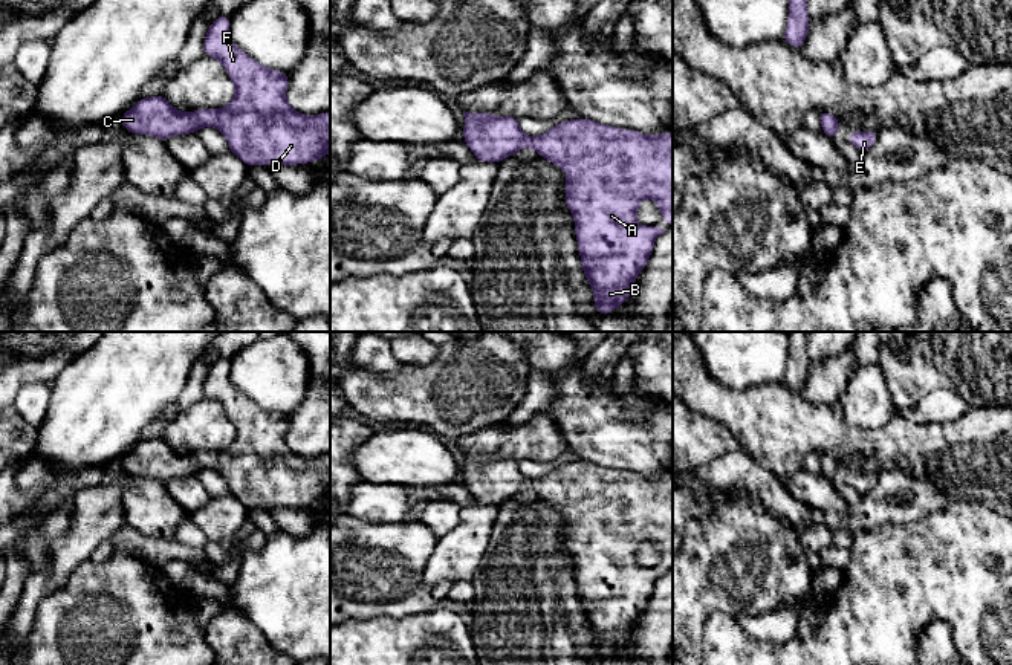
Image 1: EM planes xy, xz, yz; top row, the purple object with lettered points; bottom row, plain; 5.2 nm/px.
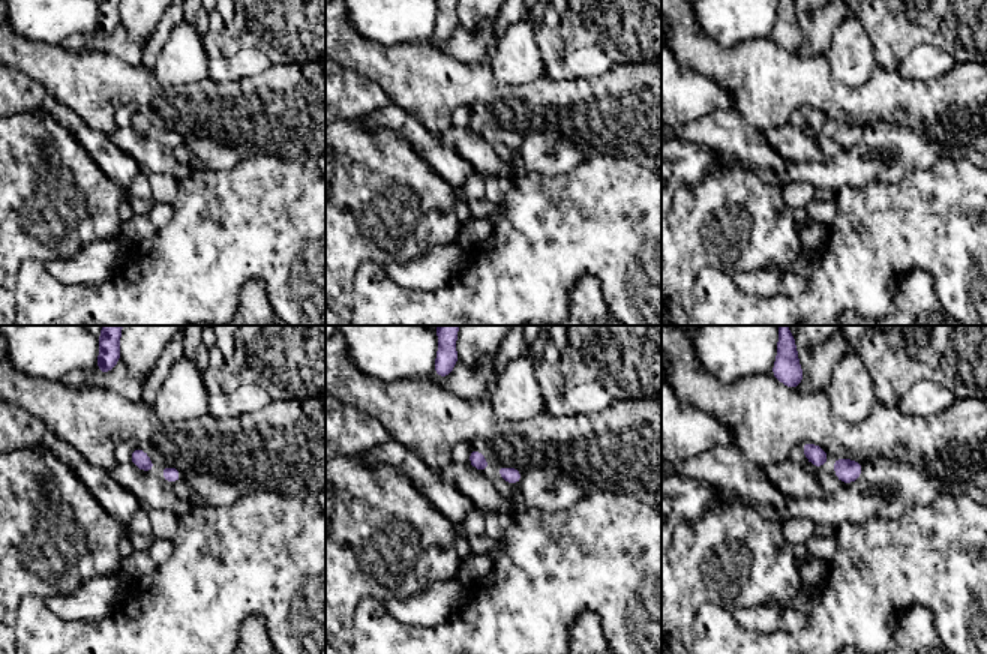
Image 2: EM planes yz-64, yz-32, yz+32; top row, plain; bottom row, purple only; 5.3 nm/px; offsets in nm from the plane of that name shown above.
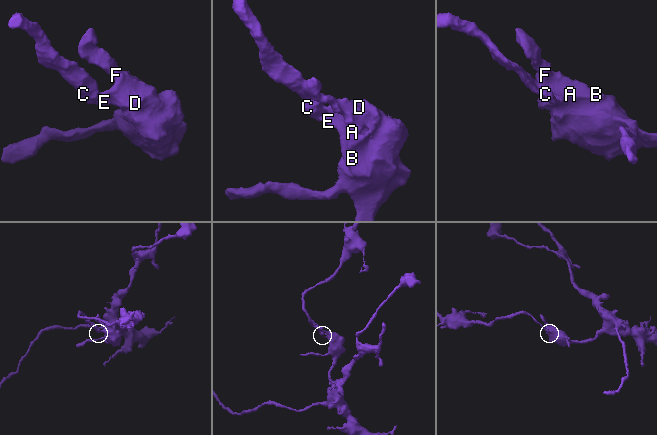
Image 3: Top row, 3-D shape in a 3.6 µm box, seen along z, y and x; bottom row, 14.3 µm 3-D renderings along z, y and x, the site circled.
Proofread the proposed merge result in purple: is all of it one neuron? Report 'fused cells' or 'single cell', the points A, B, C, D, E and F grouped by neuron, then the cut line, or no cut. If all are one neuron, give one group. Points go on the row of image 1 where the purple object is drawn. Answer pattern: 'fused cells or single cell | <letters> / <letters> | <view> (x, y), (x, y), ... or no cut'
single cell | A B C D E F | no cut

